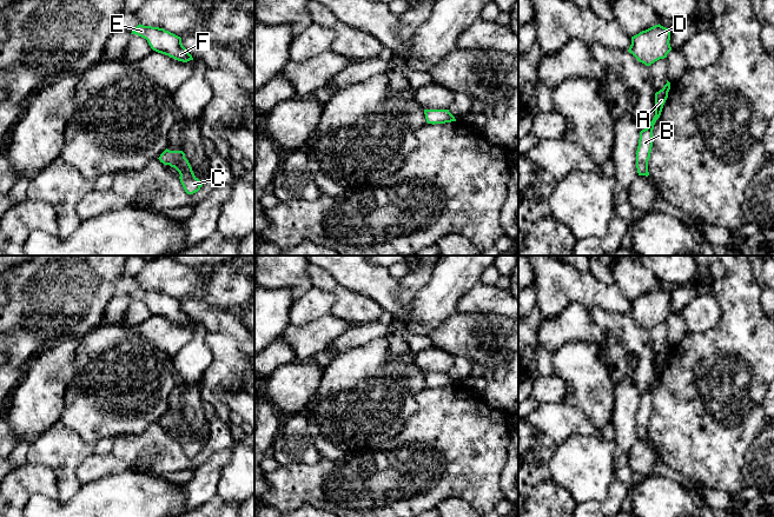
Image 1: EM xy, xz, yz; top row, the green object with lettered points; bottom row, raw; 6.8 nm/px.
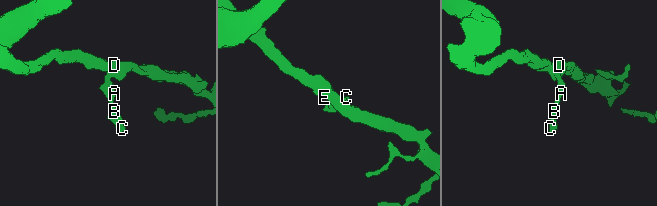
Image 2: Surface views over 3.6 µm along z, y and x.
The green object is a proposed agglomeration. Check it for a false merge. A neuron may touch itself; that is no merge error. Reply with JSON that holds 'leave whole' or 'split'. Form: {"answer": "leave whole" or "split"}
{"answer": "leave whole"}

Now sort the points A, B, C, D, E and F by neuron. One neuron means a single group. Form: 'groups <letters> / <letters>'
groups A B C D E F

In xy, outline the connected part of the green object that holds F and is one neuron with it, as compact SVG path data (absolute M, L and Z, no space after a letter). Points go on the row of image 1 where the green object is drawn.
M139 24L131 34L146 39L151 48L158 53L183 62L193 60L192 55L183 46L181 38L164 28Z

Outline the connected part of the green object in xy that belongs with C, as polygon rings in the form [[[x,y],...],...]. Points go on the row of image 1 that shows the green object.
[[[166,148],[158,159],[164,165],[170,165],[179,172],[180,183],[187,194],[198,192],[203,186],[203,183],[194,175],[183,151],[170,151]]]

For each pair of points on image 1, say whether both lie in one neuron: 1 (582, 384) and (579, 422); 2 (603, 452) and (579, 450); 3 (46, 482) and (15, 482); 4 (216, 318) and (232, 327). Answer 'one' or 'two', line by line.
1: two
2: one
3: one
4: one

